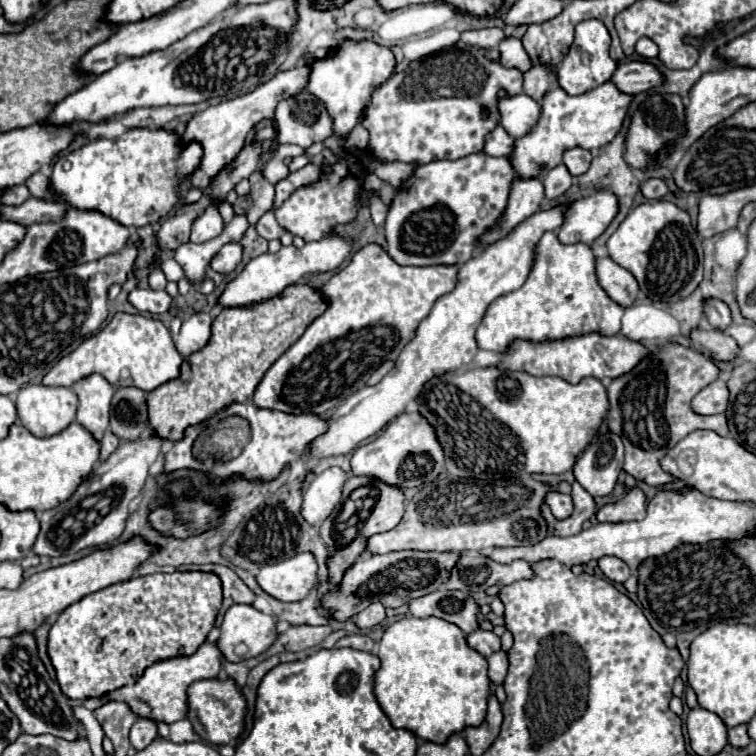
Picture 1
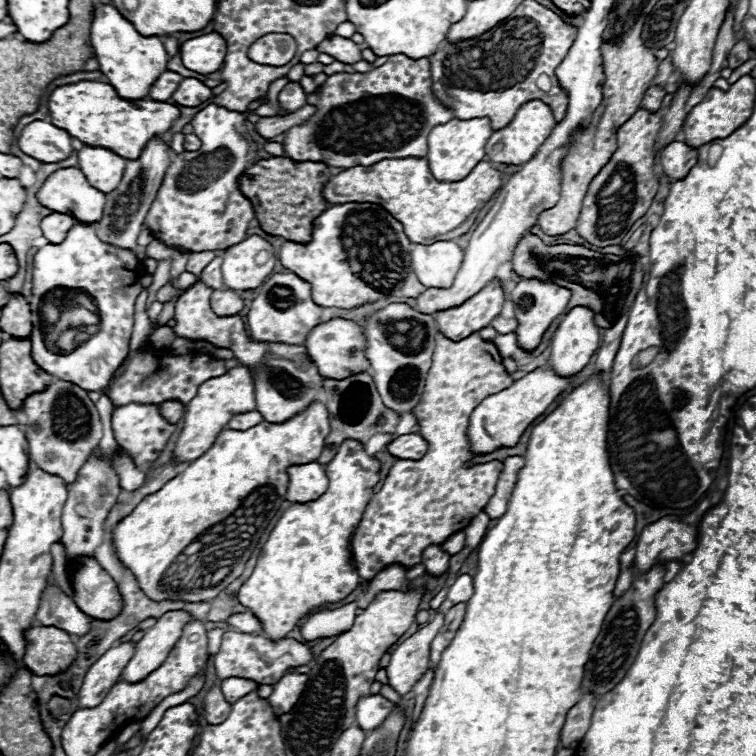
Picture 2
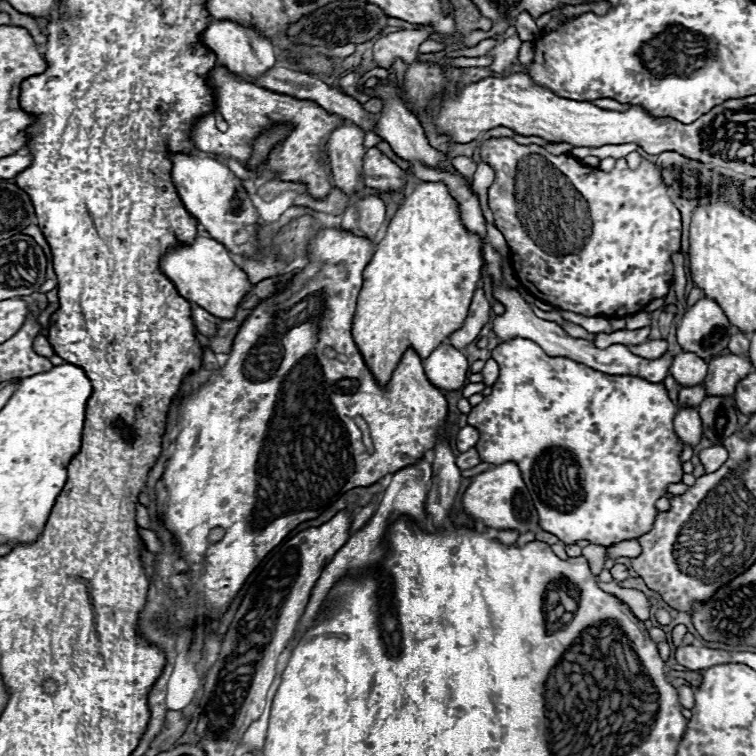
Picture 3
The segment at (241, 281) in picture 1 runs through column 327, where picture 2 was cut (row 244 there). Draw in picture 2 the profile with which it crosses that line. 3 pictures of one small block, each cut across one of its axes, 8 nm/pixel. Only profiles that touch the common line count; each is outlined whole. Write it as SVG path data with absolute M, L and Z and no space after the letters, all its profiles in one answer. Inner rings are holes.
M248 236L222 254L222 278L232 290L258 288L274 270L274 246L262 236Z

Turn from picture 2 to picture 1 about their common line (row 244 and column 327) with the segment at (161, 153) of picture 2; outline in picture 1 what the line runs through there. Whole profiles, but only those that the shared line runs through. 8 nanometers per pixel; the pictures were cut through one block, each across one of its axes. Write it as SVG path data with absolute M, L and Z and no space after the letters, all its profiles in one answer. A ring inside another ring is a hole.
M306 90L288 100L280 100L274 118L278 122L280 144L298 144L308 148L314 142L332 136L332 120L326 106Z

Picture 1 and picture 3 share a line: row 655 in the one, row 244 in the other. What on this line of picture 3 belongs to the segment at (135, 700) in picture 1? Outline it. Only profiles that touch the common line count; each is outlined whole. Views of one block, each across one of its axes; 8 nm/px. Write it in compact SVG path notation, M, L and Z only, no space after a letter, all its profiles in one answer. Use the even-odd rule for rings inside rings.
M198 236L192 246L178 246L170 250L170 254L162 258L162 272L176 284L182 298L202 306L216 318L234 318L240 302L254 286L242 268L232 262L228 250L220 242L204 236Z

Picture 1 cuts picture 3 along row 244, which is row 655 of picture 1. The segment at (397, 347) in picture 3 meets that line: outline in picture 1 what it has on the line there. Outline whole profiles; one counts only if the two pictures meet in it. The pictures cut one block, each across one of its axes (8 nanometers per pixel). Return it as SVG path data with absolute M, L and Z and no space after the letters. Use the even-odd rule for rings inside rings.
M406 614L384 630L382 640L378 644L380 644L378 650L380 668L378 672L374 672L374 694L382 710L390 718L392 726L406 728L422 740L442 744L448 740L450 734L456 734L466 726L482 724L490 694L488 664L482 654L478 654L466 644L466 636L456 624L450 624L436 616L414 618Z

